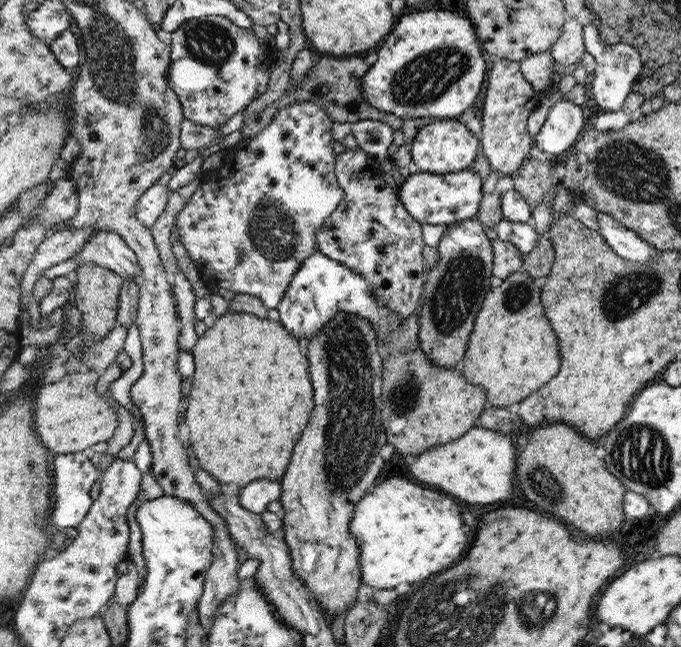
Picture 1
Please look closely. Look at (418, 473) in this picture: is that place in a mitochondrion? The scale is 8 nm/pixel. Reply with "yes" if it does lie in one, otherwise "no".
no

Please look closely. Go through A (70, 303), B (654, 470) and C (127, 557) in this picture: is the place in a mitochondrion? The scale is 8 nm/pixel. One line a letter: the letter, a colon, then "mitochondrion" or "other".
A: other
B: mitochondrion
C: other

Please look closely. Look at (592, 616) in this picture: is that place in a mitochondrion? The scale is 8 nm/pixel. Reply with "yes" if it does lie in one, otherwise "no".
no

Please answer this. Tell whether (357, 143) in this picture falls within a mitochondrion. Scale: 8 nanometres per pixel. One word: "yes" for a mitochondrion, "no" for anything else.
no

